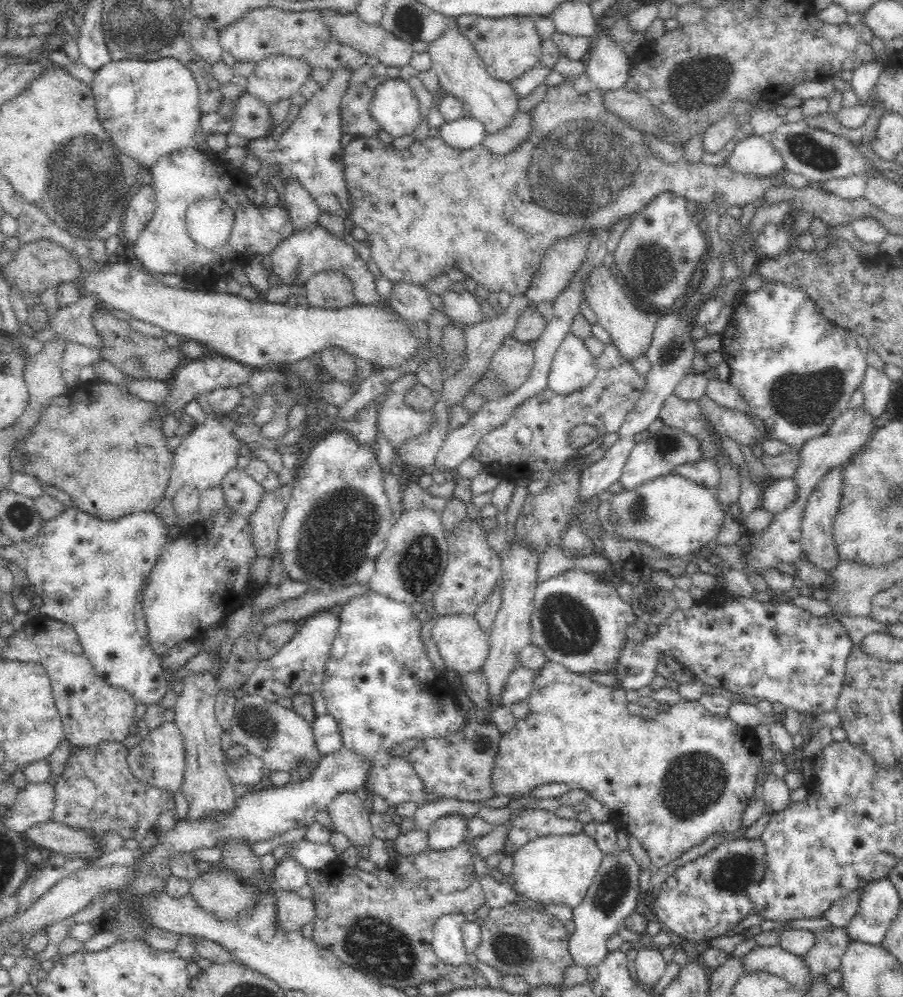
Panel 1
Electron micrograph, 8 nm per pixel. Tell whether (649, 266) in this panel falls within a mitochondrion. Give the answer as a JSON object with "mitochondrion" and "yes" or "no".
{"mitochondrion":"yes"}

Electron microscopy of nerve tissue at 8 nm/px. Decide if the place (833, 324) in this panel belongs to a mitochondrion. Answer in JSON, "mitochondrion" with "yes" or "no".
{"mitochondrion":"no"}

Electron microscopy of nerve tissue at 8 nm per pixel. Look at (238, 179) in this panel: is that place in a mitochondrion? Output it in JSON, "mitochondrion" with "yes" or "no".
{"mitochondrion":"no"}

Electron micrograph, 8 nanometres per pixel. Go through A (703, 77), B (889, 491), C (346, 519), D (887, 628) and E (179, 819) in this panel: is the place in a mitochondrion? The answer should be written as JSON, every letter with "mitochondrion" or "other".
{"A":"mitochondrion","B":"mitochondrion","C":"mitochondrion","D":"other","E":"other"}

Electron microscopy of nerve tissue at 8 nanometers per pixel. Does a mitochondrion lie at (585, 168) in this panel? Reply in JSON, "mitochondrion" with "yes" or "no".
{"mitochondrion":"yes"}

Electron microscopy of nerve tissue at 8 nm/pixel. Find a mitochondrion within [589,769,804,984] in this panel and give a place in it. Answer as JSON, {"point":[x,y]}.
{"point":[734,874]}

